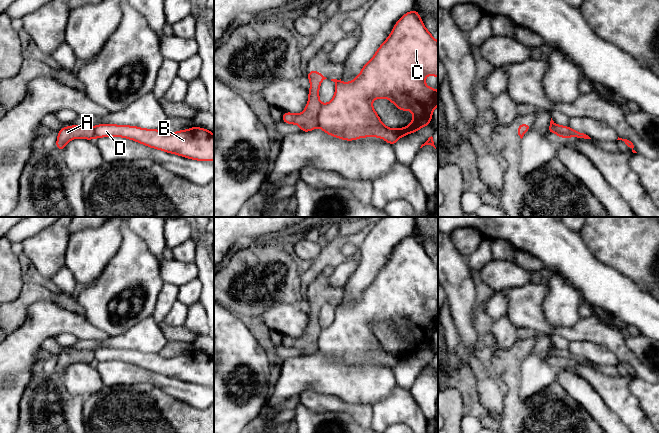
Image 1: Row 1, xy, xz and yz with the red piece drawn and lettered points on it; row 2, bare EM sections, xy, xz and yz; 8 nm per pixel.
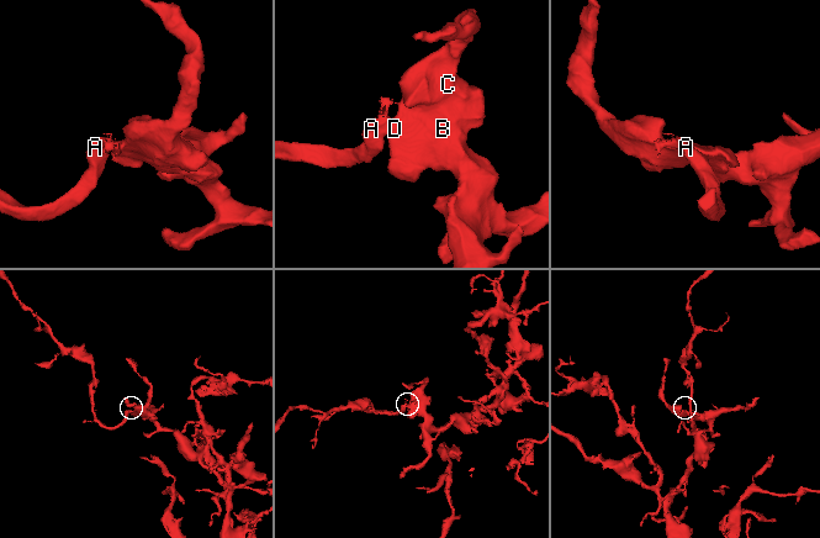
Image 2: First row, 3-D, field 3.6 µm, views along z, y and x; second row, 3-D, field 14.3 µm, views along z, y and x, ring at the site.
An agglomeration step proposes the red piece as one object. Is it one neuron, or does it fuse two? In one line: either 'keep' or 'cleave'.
cleave

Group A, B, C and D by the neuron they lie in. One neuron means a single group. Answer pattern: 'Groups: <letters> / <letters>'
Groups: A / B C D

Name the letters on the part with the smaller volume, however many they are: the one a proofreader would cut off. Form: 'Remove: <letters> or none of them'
Remove: A

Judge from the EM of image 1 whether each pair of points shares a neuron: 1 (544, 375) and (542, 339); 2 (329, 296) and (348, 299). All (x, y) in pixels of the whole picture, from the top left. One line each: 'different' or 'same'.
1: same
2: different

